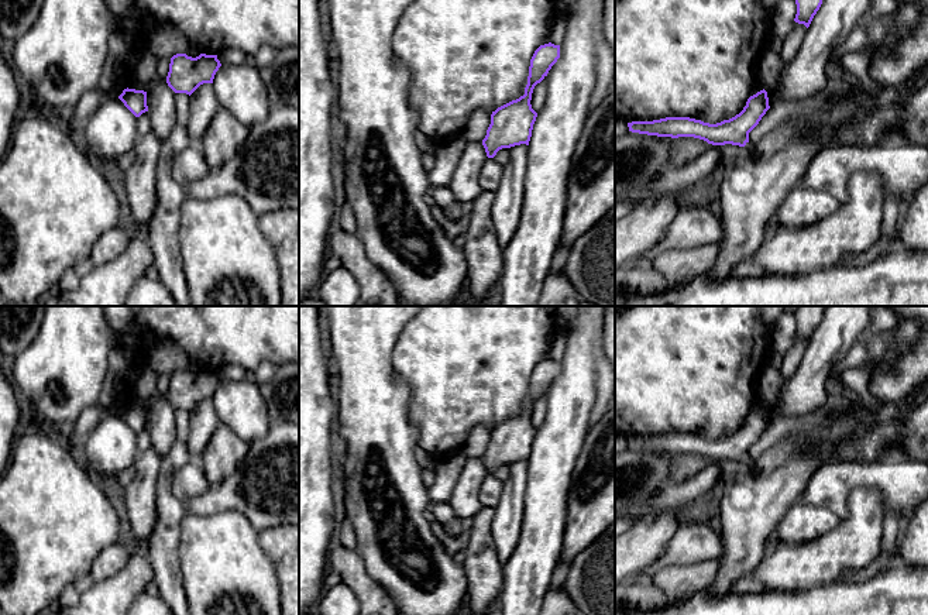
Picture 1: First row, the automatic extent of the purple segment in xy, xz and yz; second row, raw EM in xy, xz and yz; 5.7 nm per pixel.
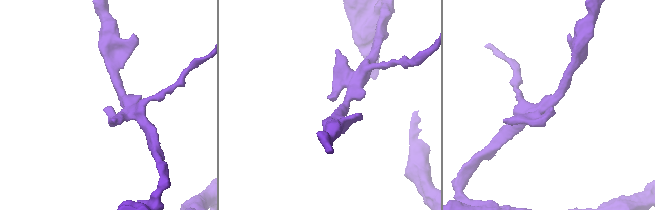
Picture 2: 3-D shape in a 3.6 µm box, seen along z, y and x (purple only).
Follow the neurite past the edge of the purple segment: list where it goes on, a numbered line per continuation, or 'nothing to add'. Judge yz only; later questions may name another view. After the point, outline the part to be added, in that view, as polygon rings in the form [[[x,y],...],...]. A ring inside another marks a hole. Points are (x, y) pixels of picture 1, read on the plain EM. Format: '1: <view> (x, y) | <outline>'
nothing to add

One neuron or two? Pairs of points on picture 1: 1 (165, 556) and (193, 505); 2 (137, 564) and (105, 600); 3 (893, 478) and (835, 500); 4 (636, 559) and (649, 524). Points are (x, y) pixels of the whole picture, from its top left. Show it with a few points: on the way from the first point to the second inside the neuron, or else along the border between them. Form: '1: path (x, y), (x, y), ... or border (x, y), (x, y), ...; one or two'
1: border (184, 504), (188, 512); two
2: path (131, 573), (113, 591); one
3: path (879, 478), (855, 478), (848, 485); one
4: path (636, 550), (649, 536), (649, 532); one

